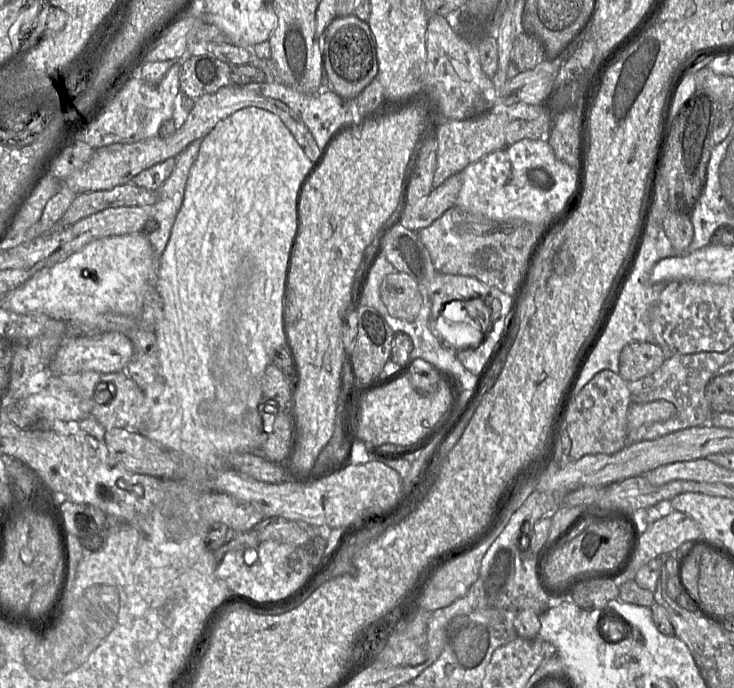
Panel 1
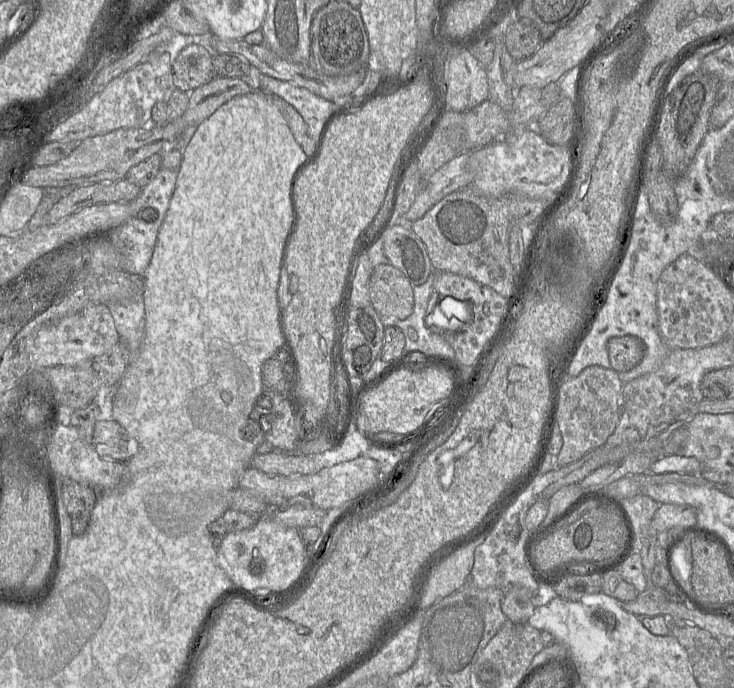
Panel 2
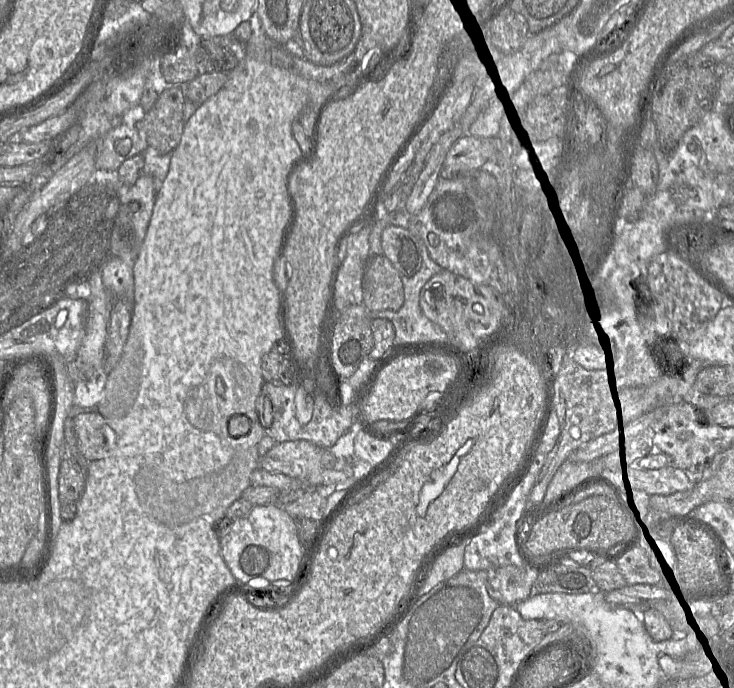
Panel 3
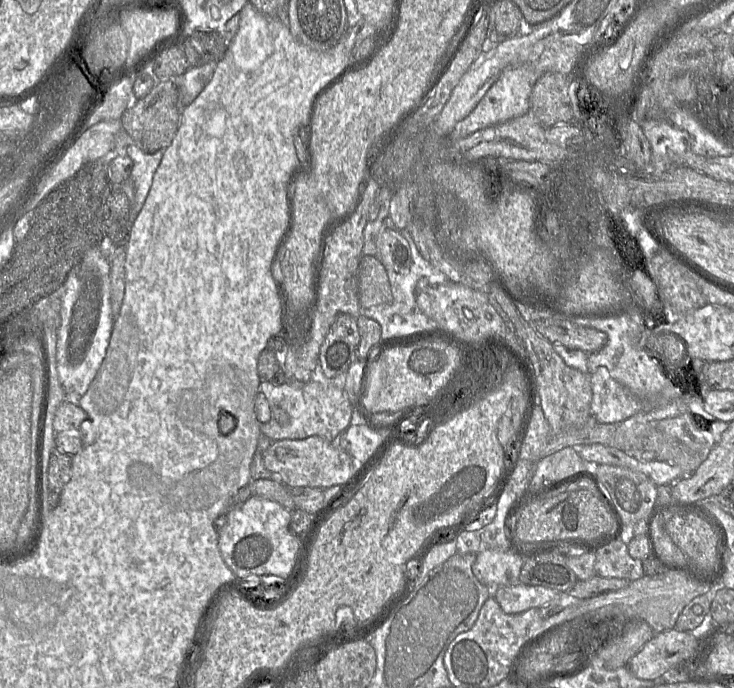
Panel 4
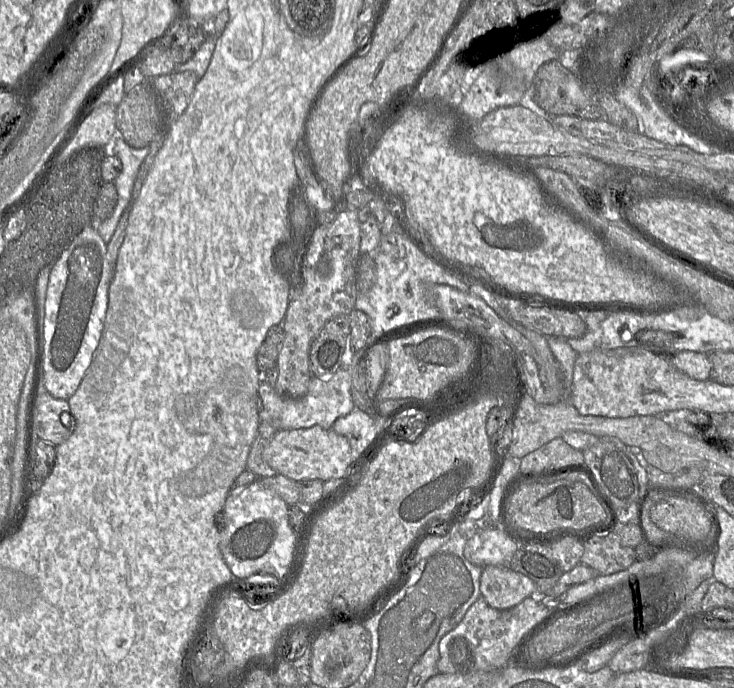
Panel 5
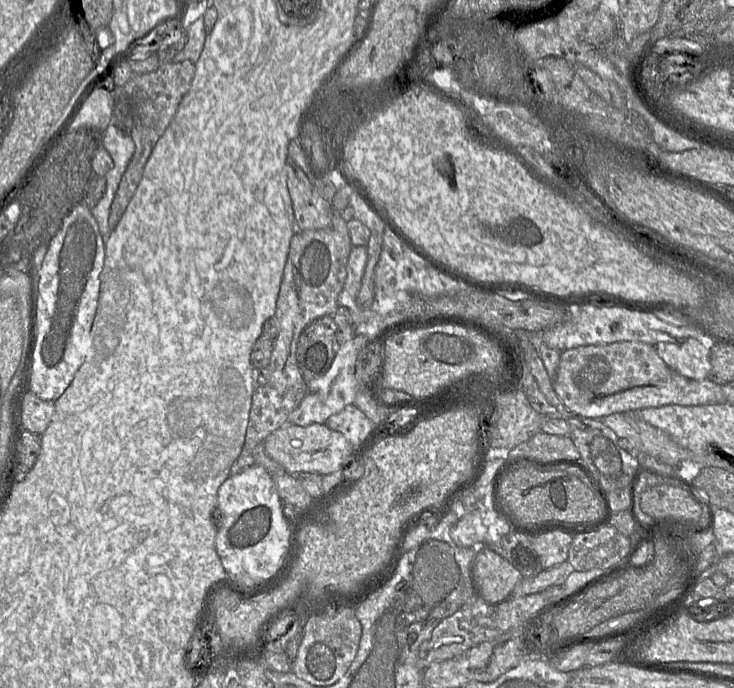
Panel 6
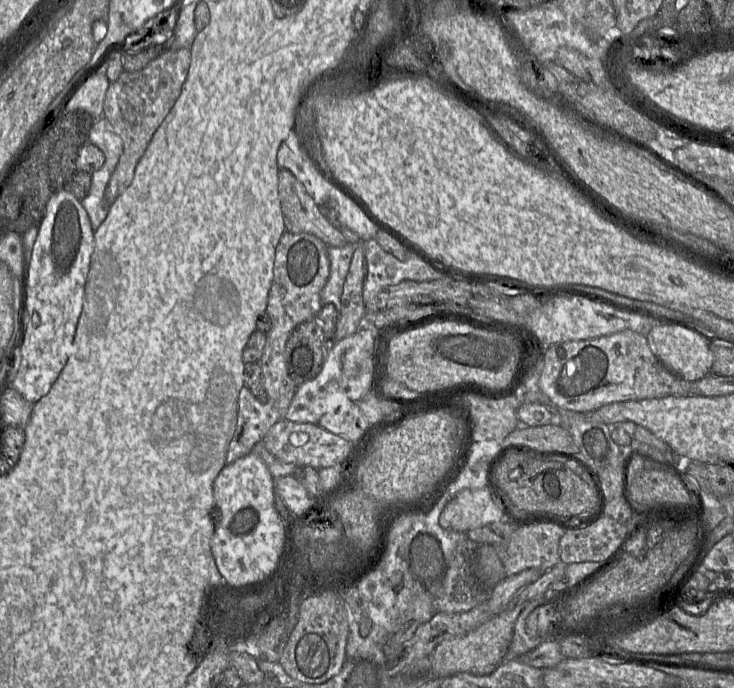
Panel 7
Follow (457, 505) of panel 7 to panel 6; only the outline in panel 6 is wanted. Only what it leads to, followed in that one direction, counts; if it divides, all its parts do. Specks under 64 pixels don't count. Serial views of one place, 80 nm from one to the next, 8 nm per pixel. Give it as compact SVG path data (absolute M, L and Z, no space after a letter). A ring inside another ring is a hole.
M470 510L451 528L451 537L459 547L479 548L499 542L509 532L509 525L494 510Z

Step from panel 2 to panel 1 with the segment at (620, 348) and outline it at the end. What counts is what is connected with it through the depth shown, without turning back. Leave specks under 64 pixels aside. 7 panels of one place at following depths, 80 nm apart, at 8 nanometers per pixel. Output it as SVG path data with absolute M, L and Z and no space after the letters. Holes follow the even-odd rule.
M634 341L620 352L619 374L627 381L635 381L657 371L667 358L657 343Z

